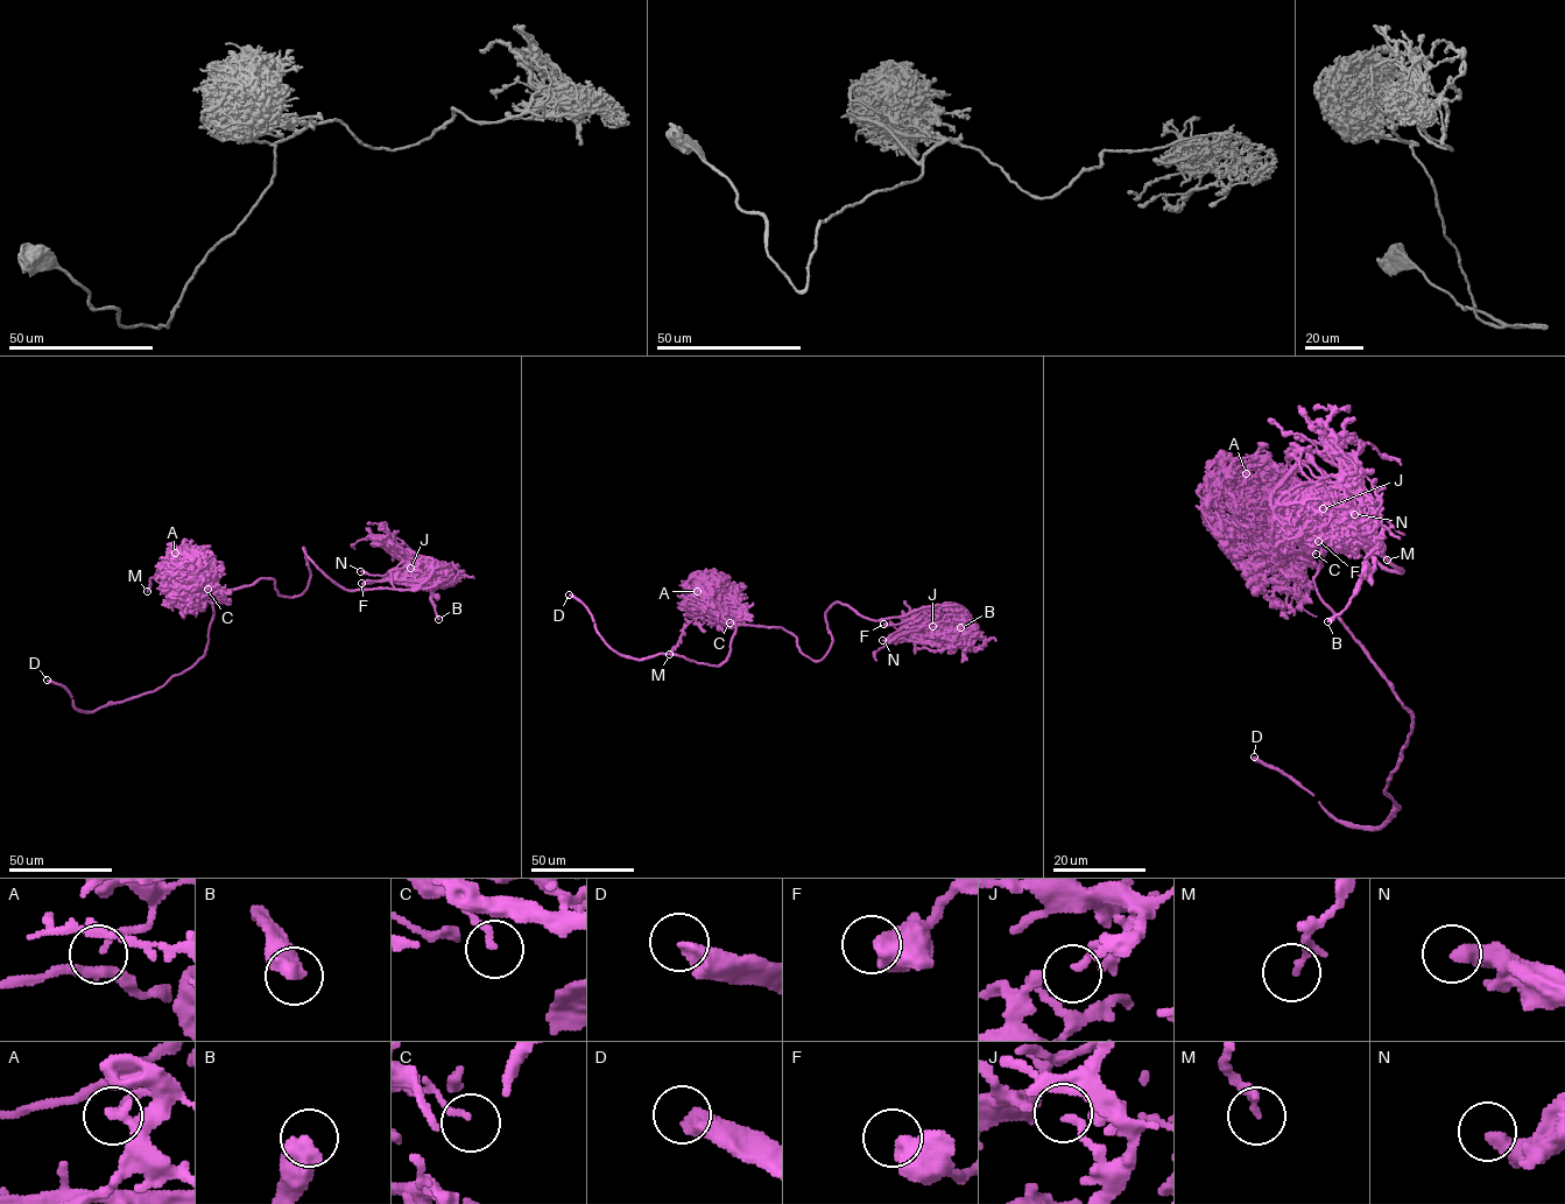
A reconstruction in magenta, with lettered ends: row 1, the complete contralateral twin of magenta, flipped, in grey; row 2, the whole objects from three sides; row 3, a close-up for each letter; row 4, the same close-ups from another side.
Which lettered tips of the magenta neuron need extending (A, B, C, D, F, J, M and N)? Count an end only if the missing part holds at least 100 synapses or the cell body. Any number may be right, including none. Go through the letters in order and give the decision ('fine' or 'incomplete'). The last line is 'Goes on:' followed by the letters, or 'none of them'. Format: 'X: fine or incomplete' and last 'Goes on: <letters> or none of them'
A: fine
B: fine
C: fine
D: incomplete
F: fine
J: fine
M: fine
N: fine
Goes on: D

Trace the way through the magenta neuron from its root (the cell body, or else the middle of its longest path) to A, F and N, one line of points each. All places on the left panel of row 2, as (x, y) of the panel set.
A: (275, 586), (273, 578), (263, 578), (230, 590), (188, 582), (167, 569), (166, 560), (175, 553)
F: (275, 586), (290, 597), (305, 589), (303, 548), (347, 590), (392, 589), (401, 569), (361, 583)
N: (275, 586), (290, 597), (305, 589), (303, 548), (347, 590), (392, 589), (392, 571), (401, 569), (360, 571)

